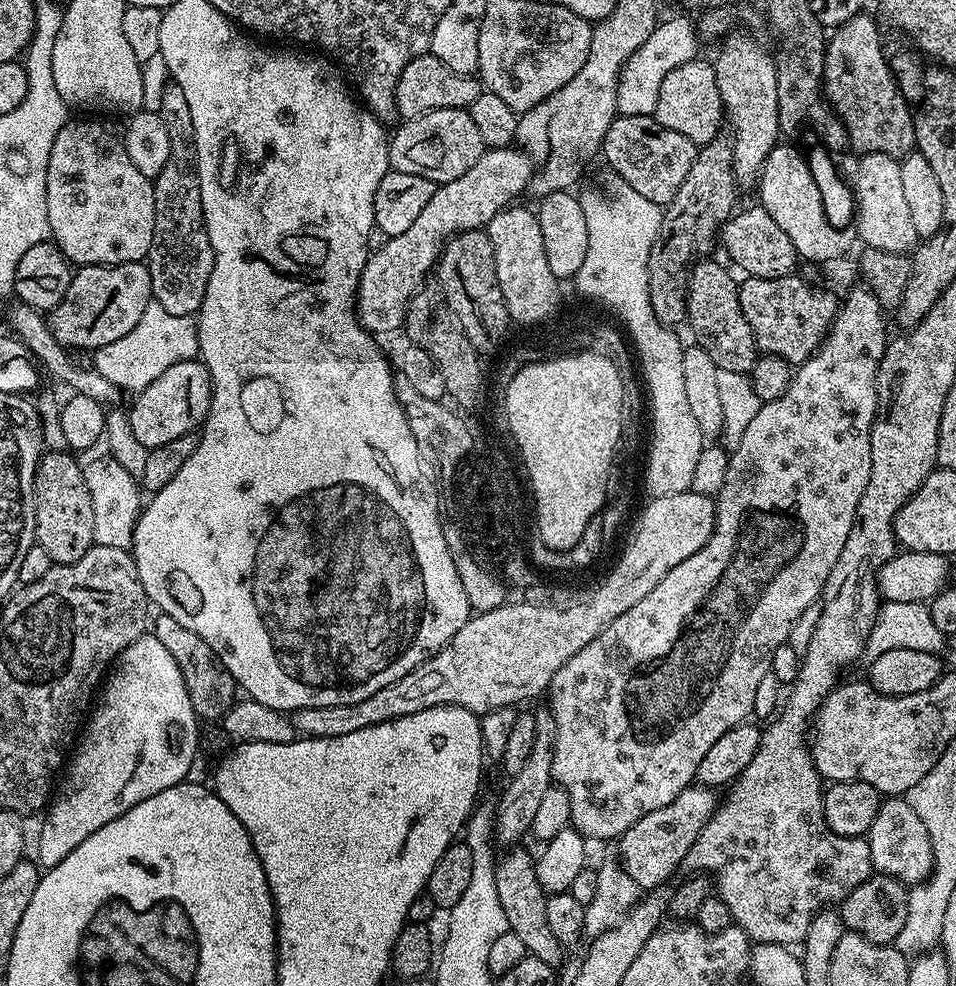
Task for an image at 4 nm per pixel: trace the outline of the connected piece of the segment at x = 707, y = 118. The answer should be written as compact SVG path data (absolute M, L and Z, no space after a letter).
M703 58L682 62L678 70L670 70L658 90L658 106L654 113L656 120L666 130L674 130L690 138L697 146L703 146L721 135L726 117L722 98L718 94L718 78L715 63L708 64Z

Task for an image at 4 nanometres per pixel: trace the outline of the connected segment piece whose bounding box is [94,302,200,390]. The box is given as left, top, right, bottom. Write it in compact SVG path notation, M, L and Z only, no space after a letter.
M153 302L146 306L142 318L138 318L138 326L134 326L130 334L118 338L118 342L110 342L110 346L95 349L94 370L102 374L102 378L110 378L122 390L139 390L154 382L154 378L160 377L165 370L170 370L170 366L193 359L199 350L196 320L192 316L179 317L170 314Z

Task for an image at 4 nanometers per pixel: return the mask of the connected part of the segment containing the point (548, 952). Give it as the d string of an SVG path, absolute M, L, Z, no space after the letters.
M511 849L510 854L503 854L497 859L495 868L495 885L498 889L502 910L506 910L508 929L521 939L529 955L538 958L553 968L559 967L564 956L564 946L551 933L547 923L547 893L539 884L535 861L525 849Z

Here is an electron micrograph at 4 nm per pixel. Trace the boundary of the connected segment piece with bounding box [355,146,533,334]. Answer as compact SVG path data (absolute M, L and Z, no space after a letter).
M519 147L510 148L490 148L484 151L458 178L437 187L434 198L426 202L426 207L418 214L417 220L412 223L403 234L390 236L381 249L373 251L364 269L360 272L360 281L356 287L356 315L360 324L366 331L373 334L380 332L392 332L403 329L404 315L408 309L408 303L412 300L413 294L422 287L424 280L428 276L428 271L437 267L440 255L444 253L444 245L457 236L460 232L474 232L483 229L503 208L509 207L513 203L515 196L520 196L532 183L532 160Z

